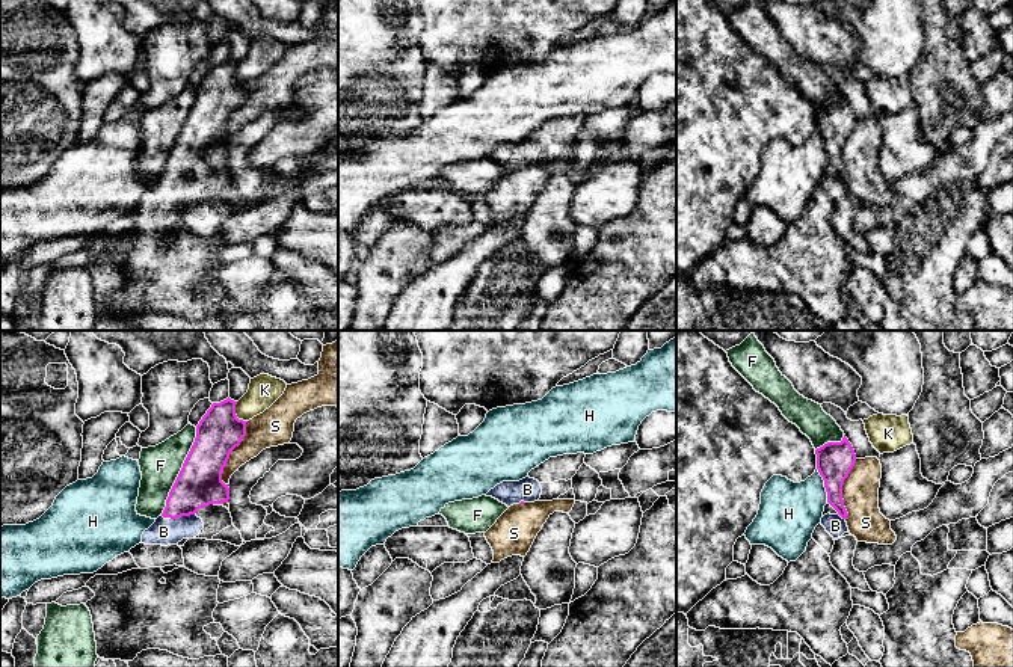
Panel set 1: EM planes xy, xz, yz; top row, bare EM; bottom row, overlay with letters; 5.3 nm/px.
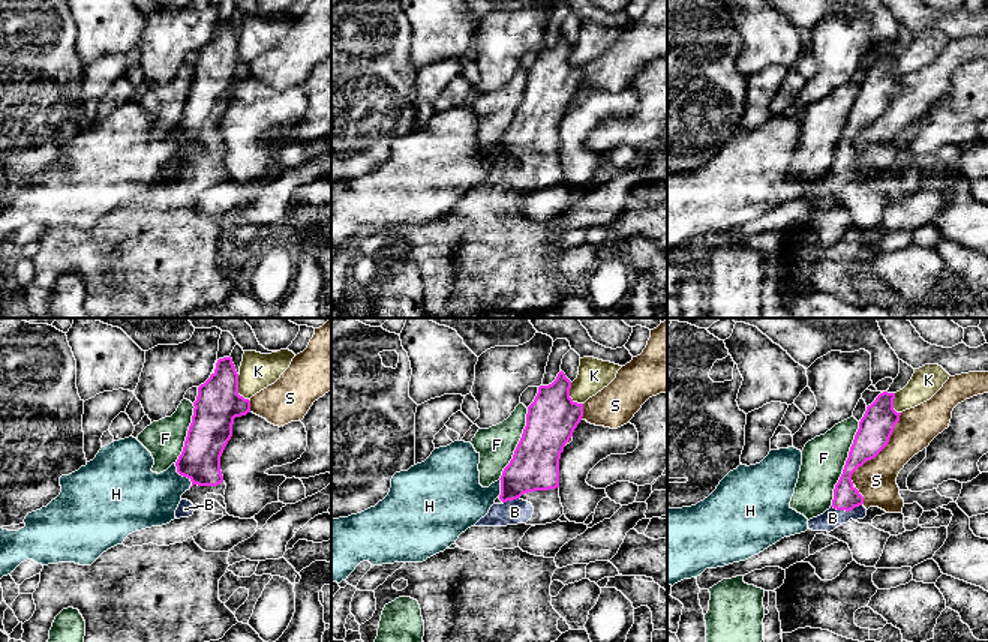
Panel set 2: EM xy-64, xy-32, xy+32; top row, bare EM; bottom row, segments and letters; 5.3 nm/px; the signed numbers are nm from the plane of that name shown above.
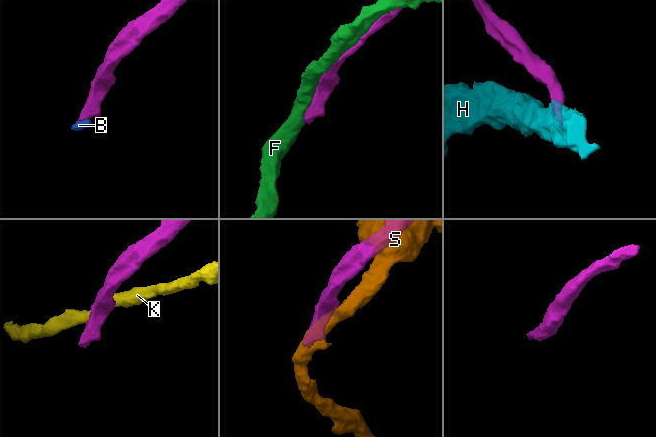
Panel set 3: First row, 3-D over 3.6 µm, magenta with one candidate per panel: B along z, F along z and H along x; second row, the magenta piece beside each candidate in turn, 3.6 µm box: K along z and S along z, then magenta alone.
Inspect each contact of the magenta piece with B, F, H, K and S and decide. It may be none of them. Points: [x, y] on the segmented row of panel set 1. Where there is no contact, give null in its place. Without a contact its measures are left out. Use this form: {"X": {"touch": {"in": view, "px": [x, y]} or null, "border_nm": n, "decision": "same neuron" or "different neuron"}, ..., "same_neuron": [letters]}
{"B": {"touch": {"in": "xy", "px": [181, 515]}, "border_nm": 130, "decision": "same neuron"}, "F": {"touch": {"in": "xy", "px": [180, 471]}, "border_nm": 500, "decision": "different neuron"}, "H": {"touch": {"in": "yz", "px": [825, 485]}, "border_nm": 190, "decision": "different neuron"}, "K": {"touch": {"in": "xy", "px": [234, 414]}, "border_nm": 130, "decision": "different neuron"}, "S": {"touch": {"in": "xy", "px": [230, 453]}, "border_nm": 360, "decision": "different neuron"}, "same_neuron": ["B"]}

